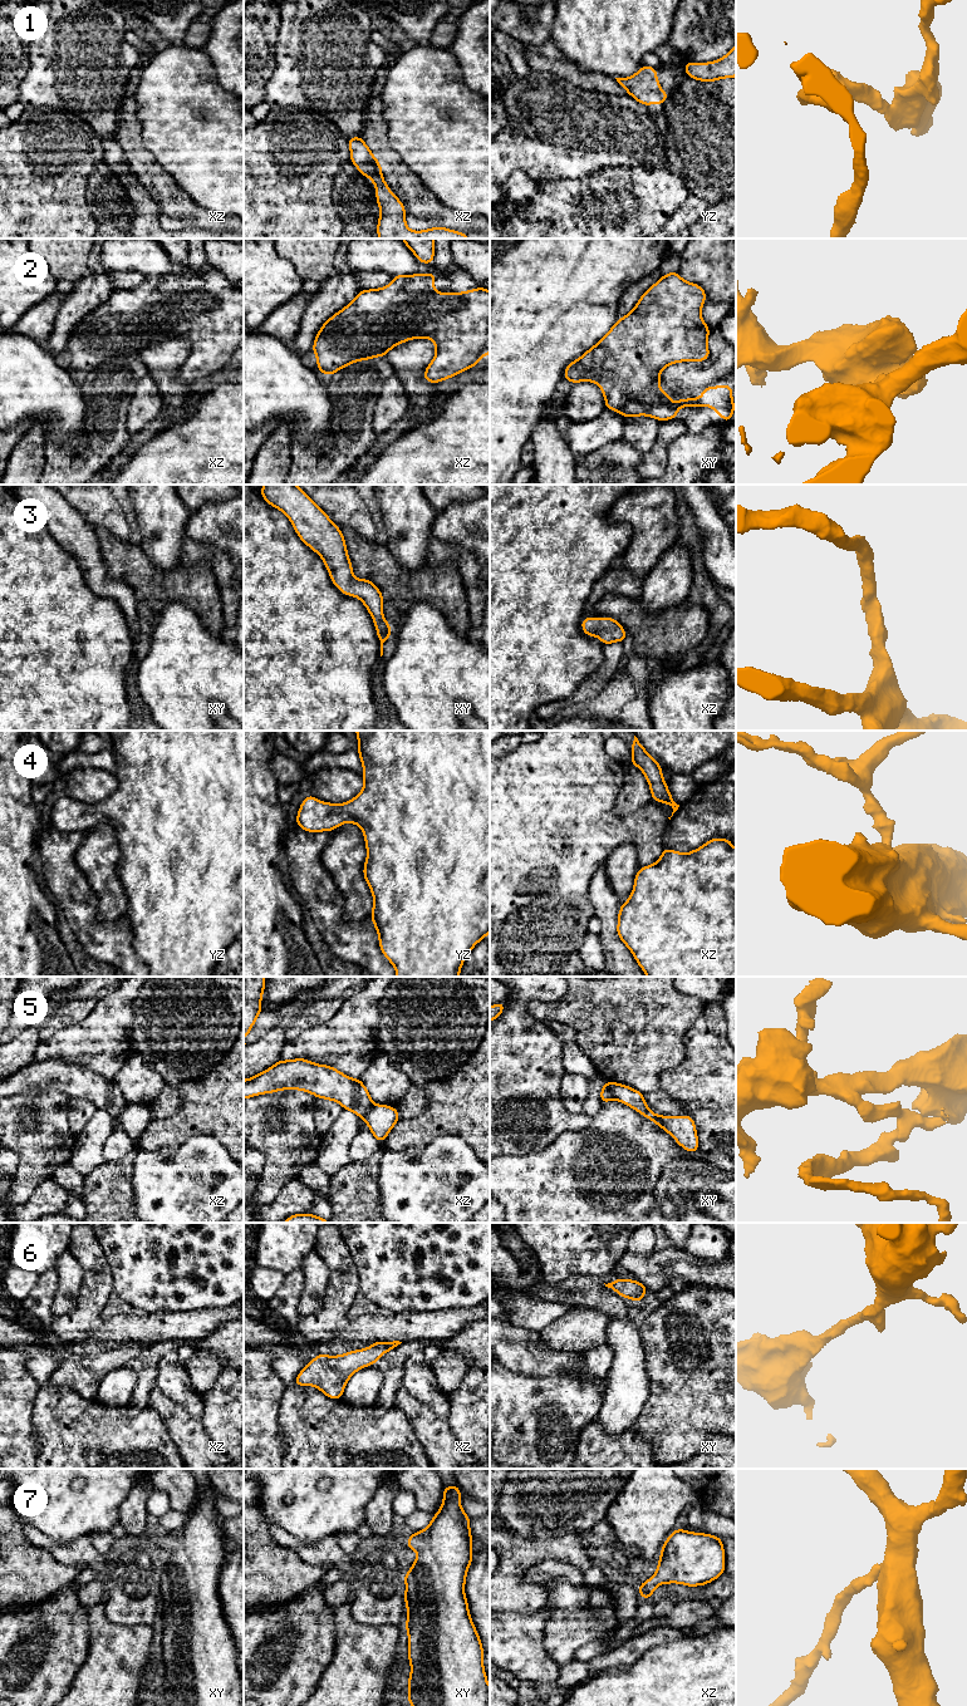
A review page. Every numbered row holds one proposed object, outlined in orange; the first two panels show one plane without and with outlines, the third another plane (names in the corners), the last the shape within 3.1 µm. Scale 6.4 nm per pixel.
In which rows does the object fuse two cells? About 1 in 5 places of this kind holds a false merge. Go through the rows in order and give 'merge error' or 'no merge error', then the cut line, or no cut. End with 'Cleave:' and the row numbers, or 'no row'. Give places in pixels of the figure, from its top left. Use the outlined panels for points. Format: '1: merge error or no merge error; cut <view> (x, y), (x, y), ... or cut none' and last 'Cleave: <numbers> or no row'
1: no merge error; cut none
2: no merge error; cut none
3: no merge error; cut none
4: no merge error; cut none
5: merge error; cut xy (612, 1082), (612, 1095), (614, 1097)
6: no merge error; cut none
7: no merge error; cut none
Cleave: 5

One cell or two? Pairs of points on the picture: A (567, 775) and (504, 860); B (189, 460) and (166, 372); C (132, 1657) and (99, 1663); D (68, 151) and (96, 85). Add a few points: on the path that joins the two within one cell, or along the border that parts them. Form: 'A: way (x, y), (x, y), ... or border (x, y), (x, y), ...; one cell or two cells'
A: way (555, 796), (543, 815), (519, 839); one cell
B: border (191, 413), (183, 421), (165, 428); two cells
C: way (124, 1657), (121, 1656), (113, 1663), (107, 1663); one cell
D: border (50, 108), (77, 112), (79, 114); two cells

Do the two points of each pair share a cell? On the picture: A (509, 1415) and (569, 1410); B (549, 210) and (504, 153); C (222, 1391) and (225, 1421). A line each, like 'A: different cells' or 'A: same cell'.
A: same cell
B: different cells
C: same cell

